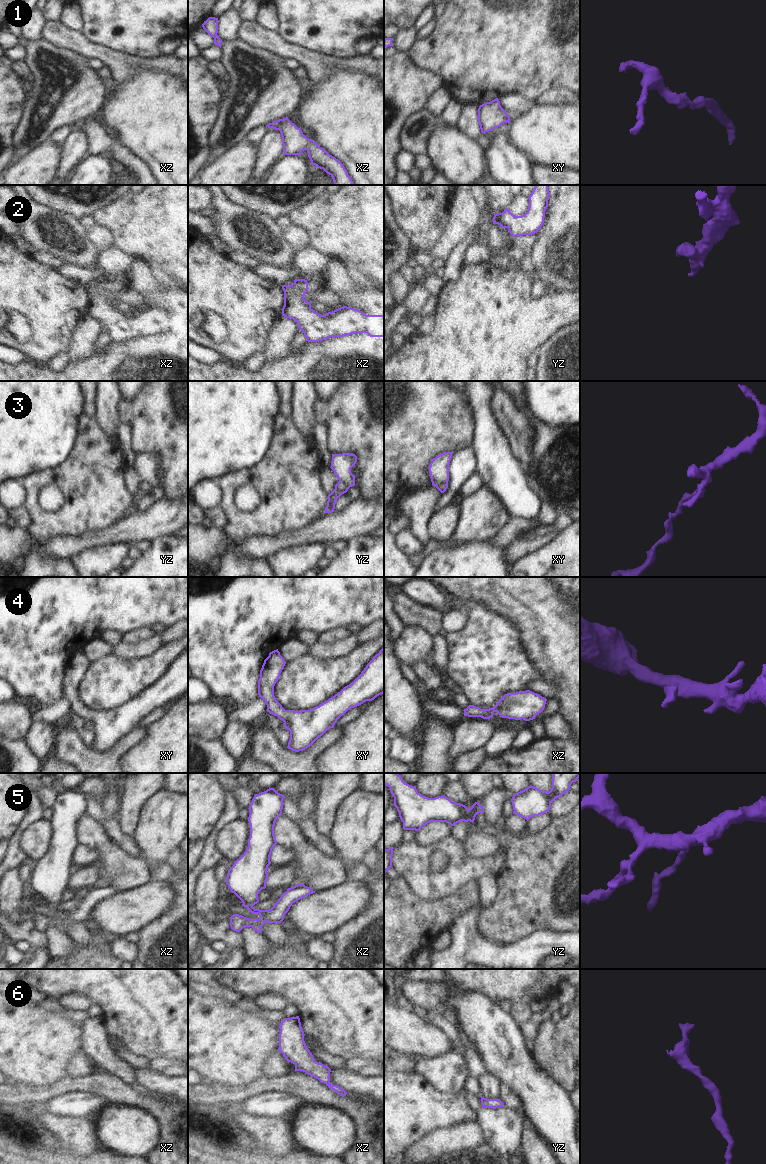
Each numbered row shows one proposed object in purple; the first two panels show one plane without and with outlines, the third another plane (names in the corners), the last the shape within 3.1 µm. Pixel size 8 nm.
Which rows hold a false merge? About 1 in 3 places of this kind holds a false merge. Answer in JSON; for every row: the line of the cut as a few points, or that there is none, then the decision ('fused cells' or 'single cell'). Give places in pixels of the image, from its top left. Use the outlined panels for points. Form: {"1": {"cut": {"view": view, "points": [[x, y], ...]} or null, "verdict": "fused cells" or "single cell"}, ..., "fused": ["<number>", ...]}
{"1": {"cut": null, "verdict": "single cell"}, "2": {"cut": null, "verdict": "single cell"}, "3": {"cut": {"view": "xy", "points": [[447, 481], [441, 482], [436, 486]]}, "verdict": "fused cells"}, "4": {"cut": null, "verdict": "single cell"}, "5": {"cut": null, "verdict": "single cell"}, "6": {"cut": null, "verdict": "single cell"}, "fused": ["3"]}

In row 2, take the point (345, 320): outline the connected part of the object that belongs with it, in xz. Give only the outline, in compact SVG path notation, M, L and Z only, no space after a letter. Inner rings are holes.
M296 279L289 286L283 285L282 289L284 291L282 316L297 322L308 342L354 333L384 337L384 315L366 315L358 309L347 306L321 315L311 308L311 302L304 299L308 291L307 280Z

